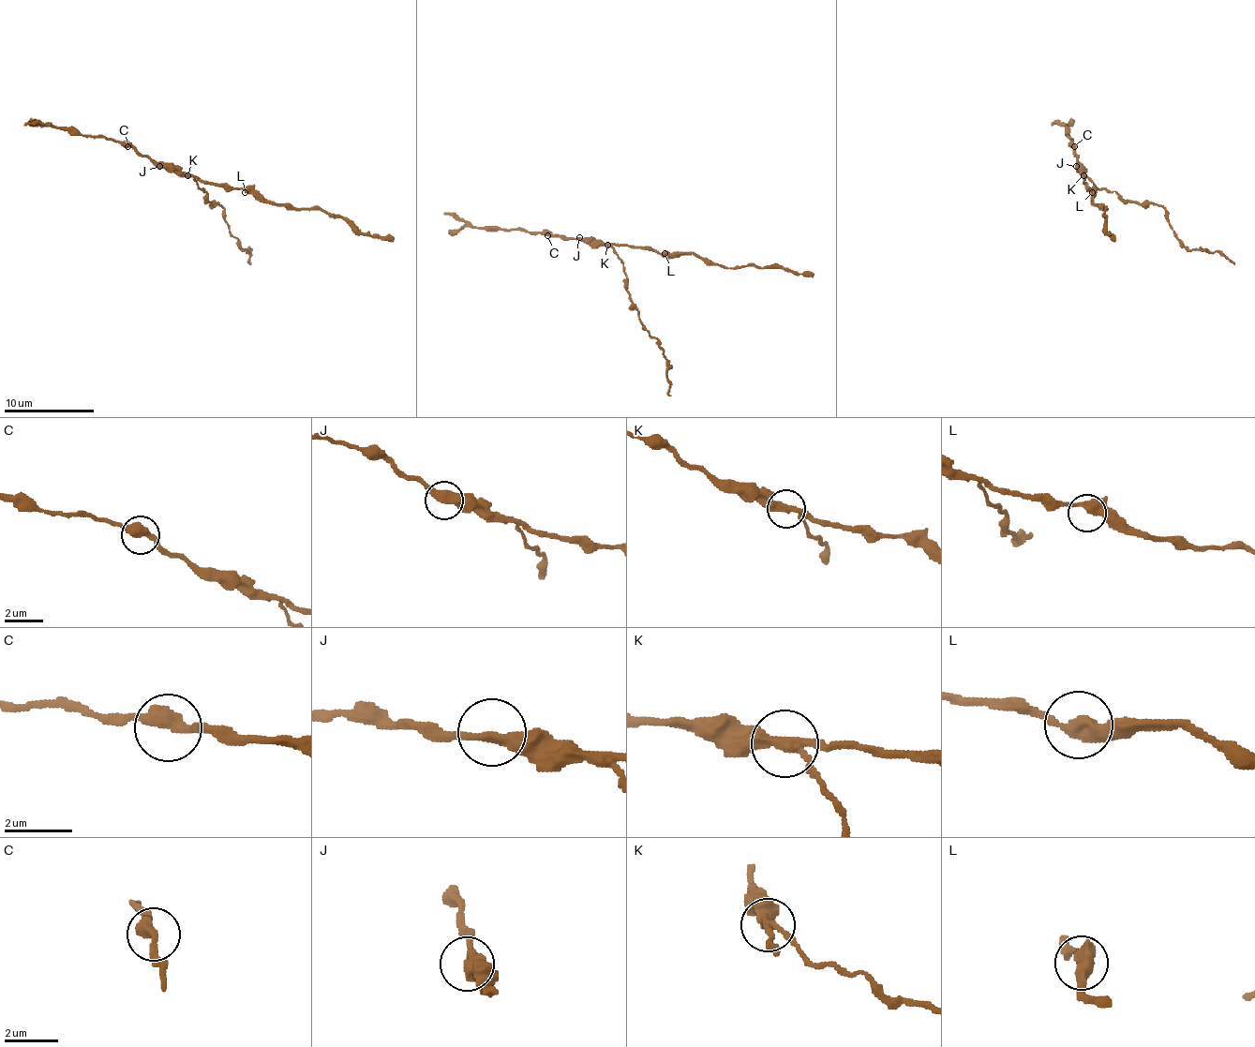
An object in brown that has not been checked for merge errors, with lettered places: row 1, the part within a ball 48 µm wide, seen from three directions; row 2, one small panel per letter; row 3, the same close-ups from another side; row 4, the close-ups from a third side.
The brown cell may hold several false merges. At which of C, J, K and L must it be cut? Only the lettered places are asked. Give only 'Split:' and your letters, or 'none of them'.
Split: K

